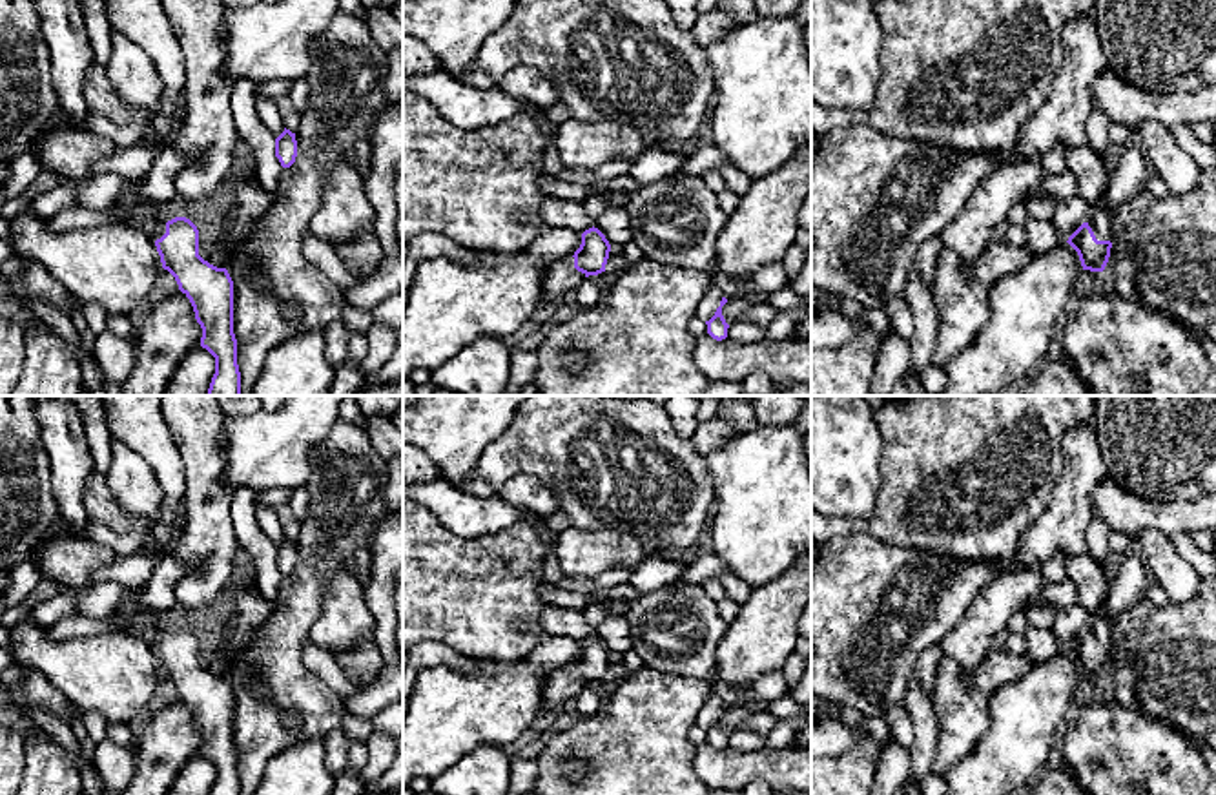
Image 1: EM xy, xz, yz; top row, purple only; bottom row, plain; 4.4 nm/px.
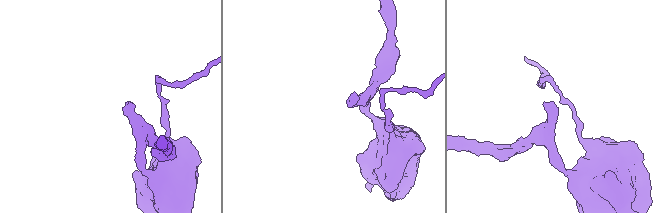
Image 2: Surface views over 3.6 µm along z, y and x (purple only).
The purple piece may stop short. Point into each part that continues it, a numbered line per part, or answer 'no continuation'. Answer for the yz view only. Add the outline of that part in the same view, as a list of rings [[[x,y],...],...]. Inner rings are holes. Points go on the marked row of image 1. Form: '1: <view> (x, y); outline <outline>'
1: yz (1133, 170); outline [[[1130,144],[1118,150],[1116,170],[1108,173],[1105,191],[1092,206],[1087,221],[1097,241],[1112,243],[1116,222],[1136,210],[1139,191],[1147,186],[1150,175],[1152,170],[1143,150]]]

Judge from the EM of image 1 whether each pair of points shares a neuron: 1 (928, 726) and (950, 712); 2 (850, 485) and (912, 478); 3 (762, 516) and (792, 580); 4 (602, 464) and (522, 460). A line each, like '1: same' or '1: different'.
1: different
2: different
3: different
4: same

